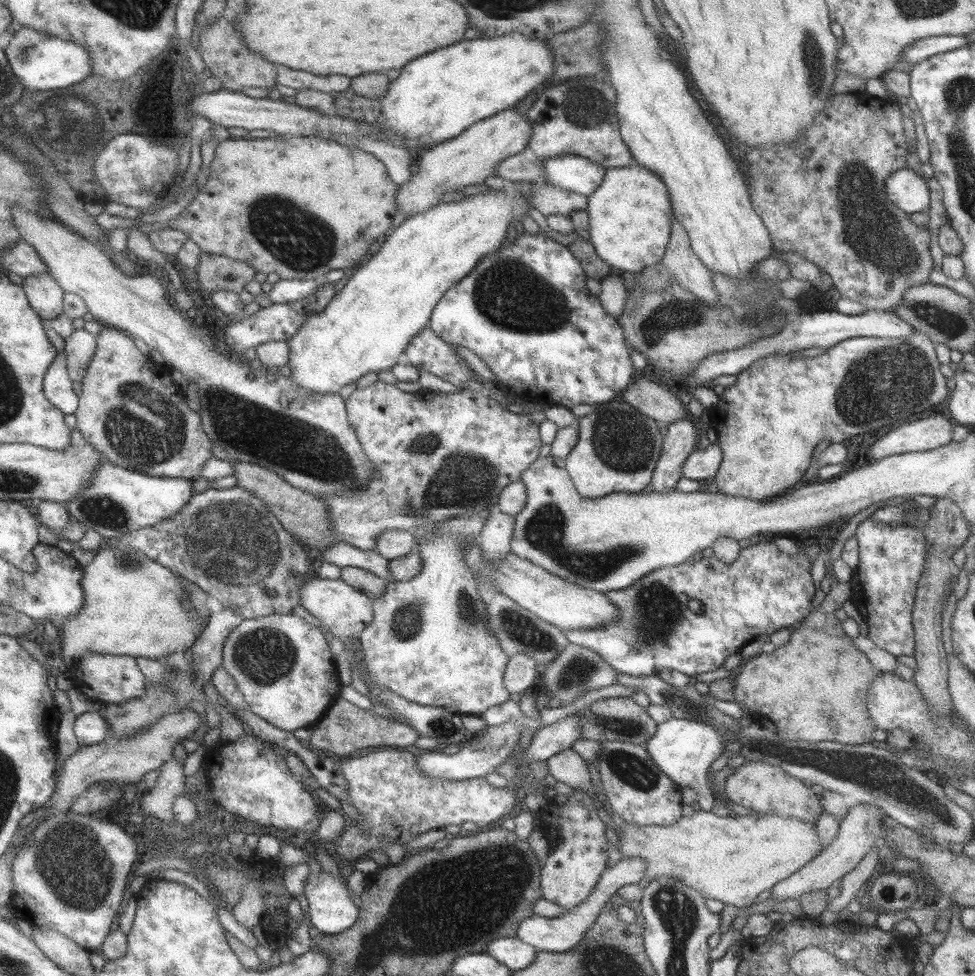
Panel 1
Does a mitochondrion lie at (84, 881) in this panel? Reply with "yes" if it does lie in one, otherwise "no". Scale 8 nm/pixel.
yes

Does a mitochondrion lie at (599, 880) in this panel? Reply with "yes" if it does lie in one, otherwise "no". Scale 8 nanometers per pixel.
no

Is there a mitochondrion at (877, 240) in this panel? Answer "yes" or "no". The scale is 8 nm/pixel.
yes

